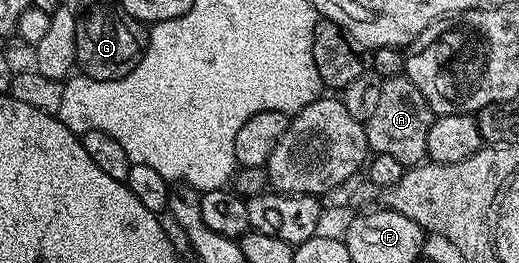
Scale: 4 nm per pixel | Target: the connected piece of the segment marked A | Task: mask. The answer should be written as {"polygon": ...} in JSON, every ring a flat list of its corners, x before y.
{"polygon":[[386,77,374,115,370,115,366,123,369,150,373,154,390,155,406,167,419,165,428,155,426,139,433,120,432,105,426,103,426,95,422,95,422,91,418,91,408,77]]}

